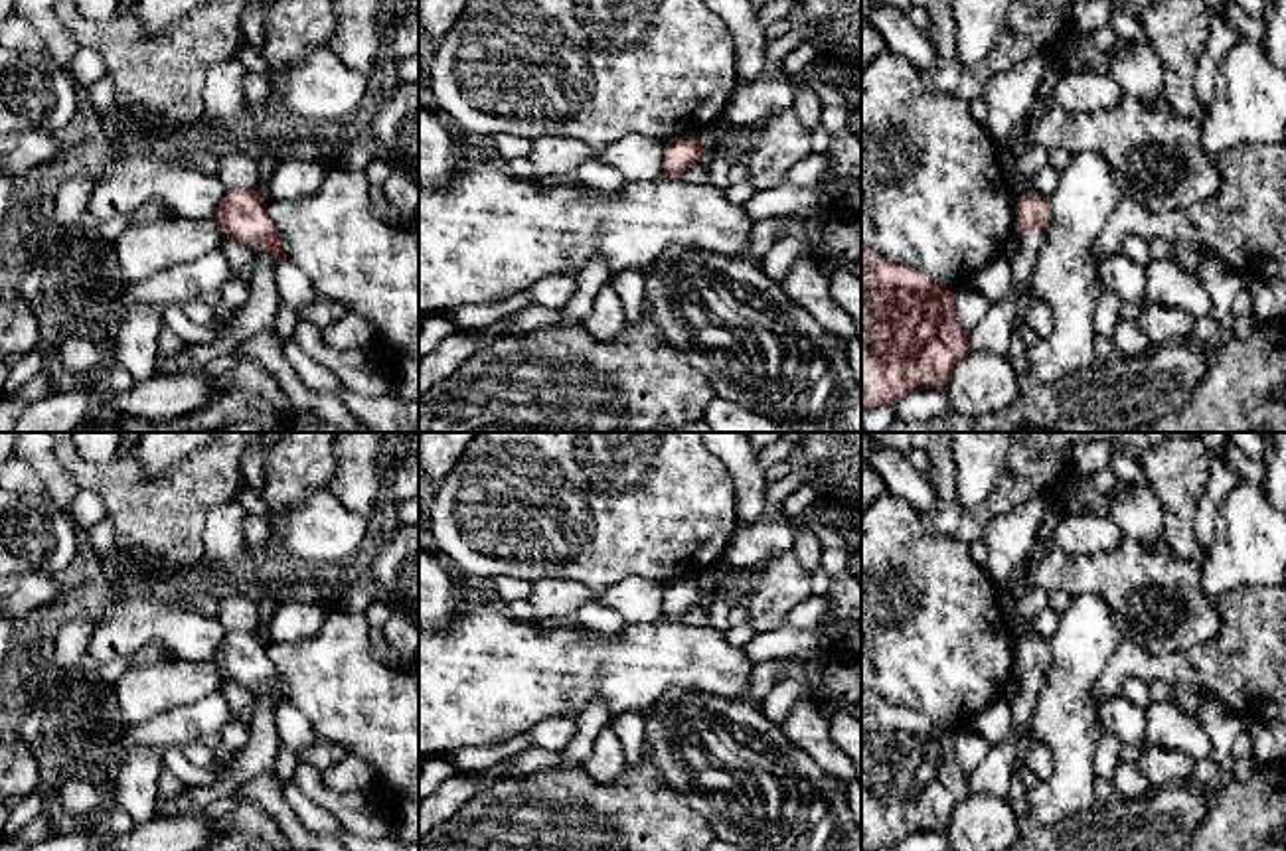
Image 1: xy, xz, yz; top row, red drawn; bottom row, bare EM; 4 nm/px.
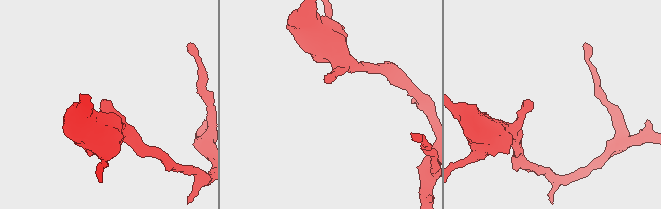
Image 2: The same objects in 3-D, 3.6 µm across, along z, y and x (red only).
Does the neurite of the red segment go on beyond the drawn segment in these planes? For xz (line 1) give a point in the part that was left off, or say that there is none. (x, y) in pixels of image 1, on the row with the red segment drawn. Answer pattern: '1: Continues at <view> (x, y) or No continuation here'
1: No continuation here

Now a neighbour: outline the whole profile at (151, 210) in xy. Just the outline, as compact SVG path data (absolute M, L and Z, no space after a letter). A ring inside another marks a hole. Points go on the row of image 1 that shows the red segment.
M148 199L128 213L130 227L144 225L156 219L170 217L170 209L162 199Z

